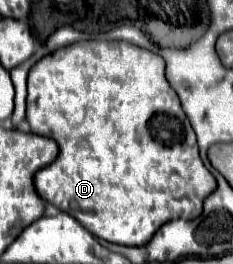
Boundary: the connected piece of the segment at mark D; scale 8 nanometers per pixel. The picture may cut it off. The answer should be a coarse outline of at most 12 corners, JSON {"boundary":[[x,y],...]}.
{"boundary":[[75,42],[27,80],[39,196],[145,246],[217,188],[165,60]]}

